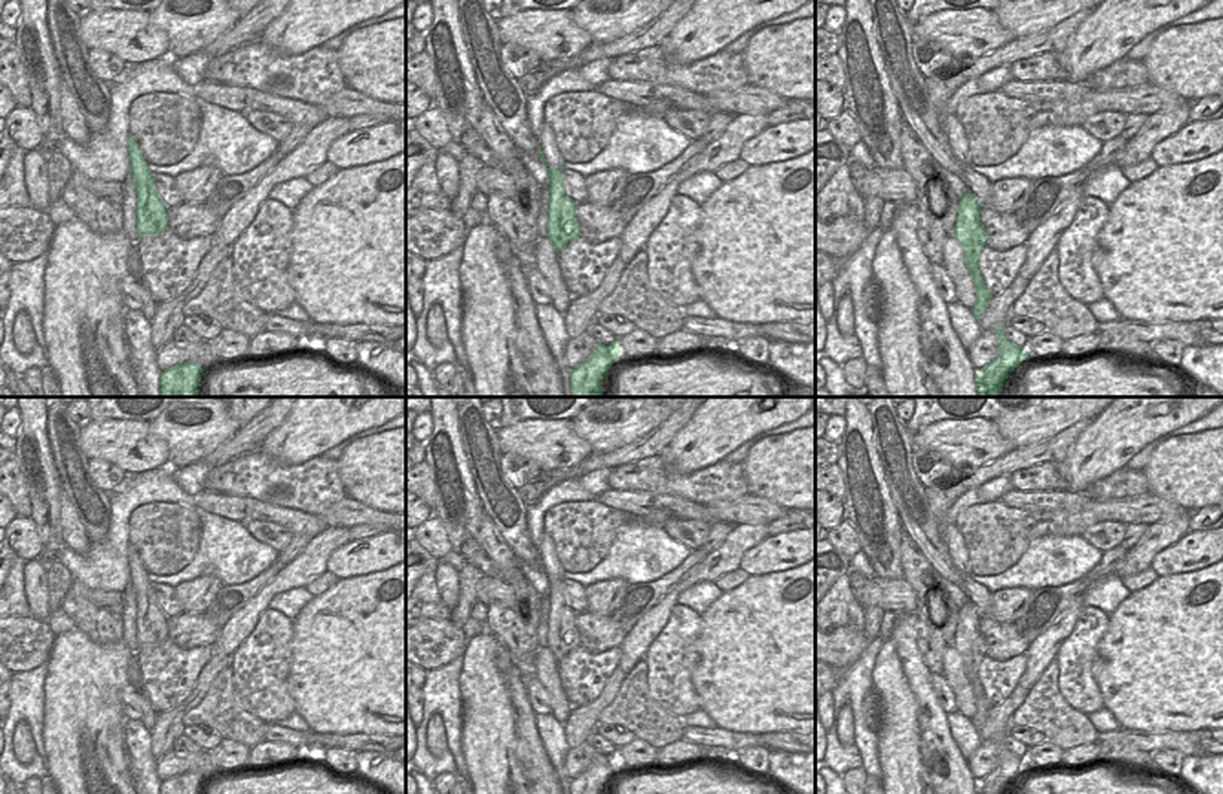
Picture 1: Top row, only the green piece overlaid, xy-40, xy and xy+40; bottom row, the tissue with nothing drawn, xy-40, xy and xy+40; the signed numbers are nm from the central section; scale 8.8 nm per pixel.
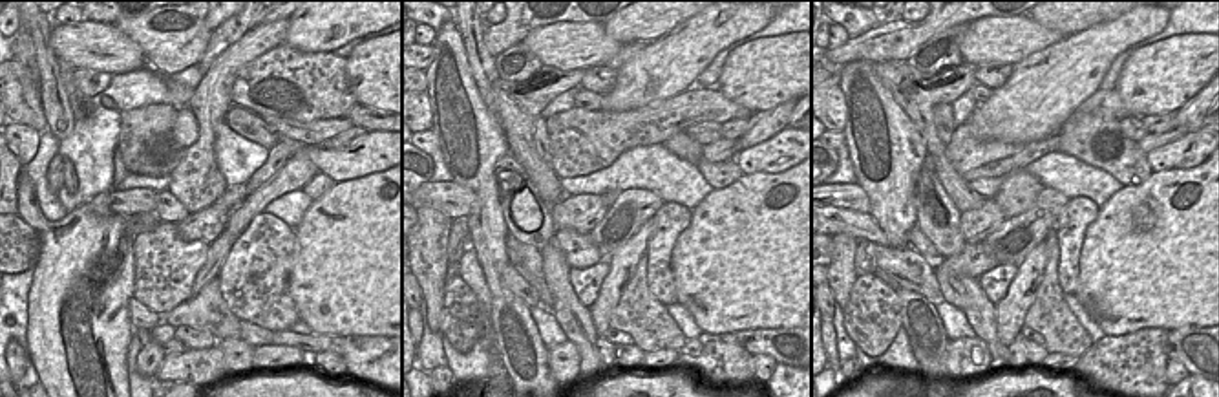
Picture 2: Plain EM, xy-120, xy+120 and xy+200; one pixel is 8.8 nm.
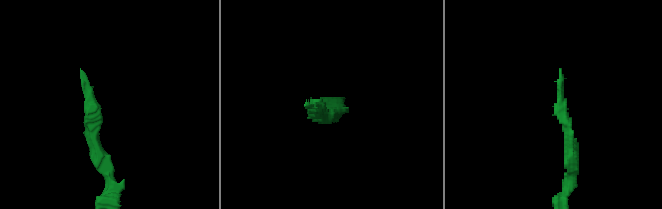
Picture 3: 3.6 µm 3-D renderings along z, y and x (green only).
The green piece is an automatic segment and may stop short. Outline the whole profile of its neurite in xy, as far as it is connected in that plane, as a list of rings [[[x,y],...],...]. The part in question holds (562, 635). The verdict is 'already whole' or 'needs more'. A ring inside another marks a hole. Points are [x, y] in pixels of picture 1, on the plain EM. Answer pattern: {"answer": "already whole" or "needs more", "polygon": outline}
{"answer": "needs more", "polygon": [[[543,532],[539,538],[539,569],[547,576],[548,589],[548,615],[547,615],[547,648],[559,662],[569,651],[580,646],[580,633],[576,628],[576,613],[563,598],[563,569],[556,554],[554,540]]]}

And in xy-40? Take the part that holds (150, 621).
{"answer": "already whole", "polygon": [[[128,545],[130,580],[137,600],[137,648],[154,646],[168,638],[166,615],[161,611],[152,582],[139,554]]]}

